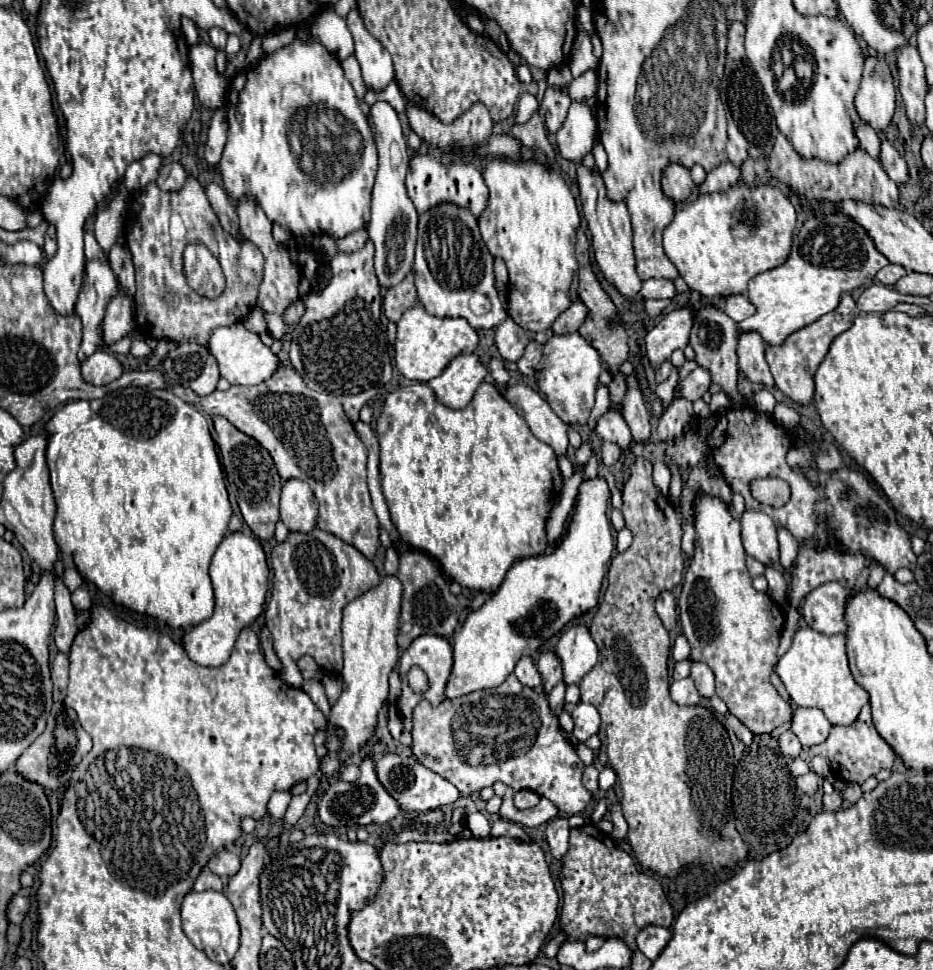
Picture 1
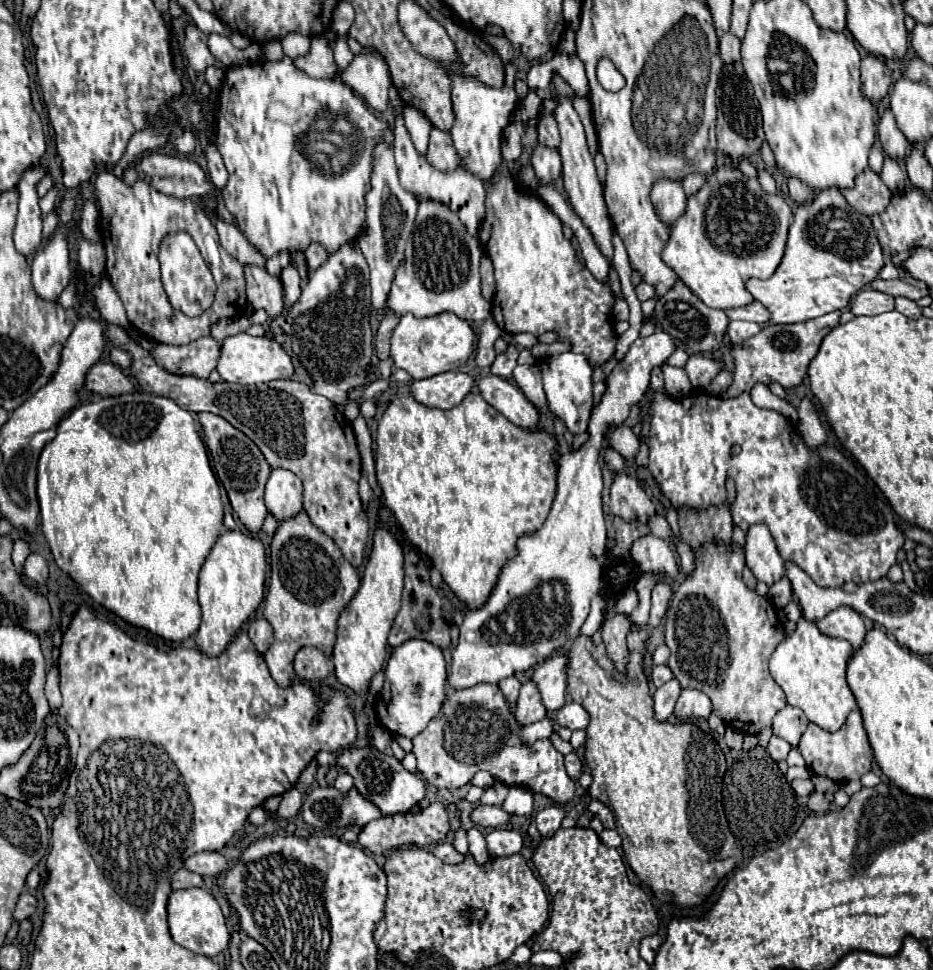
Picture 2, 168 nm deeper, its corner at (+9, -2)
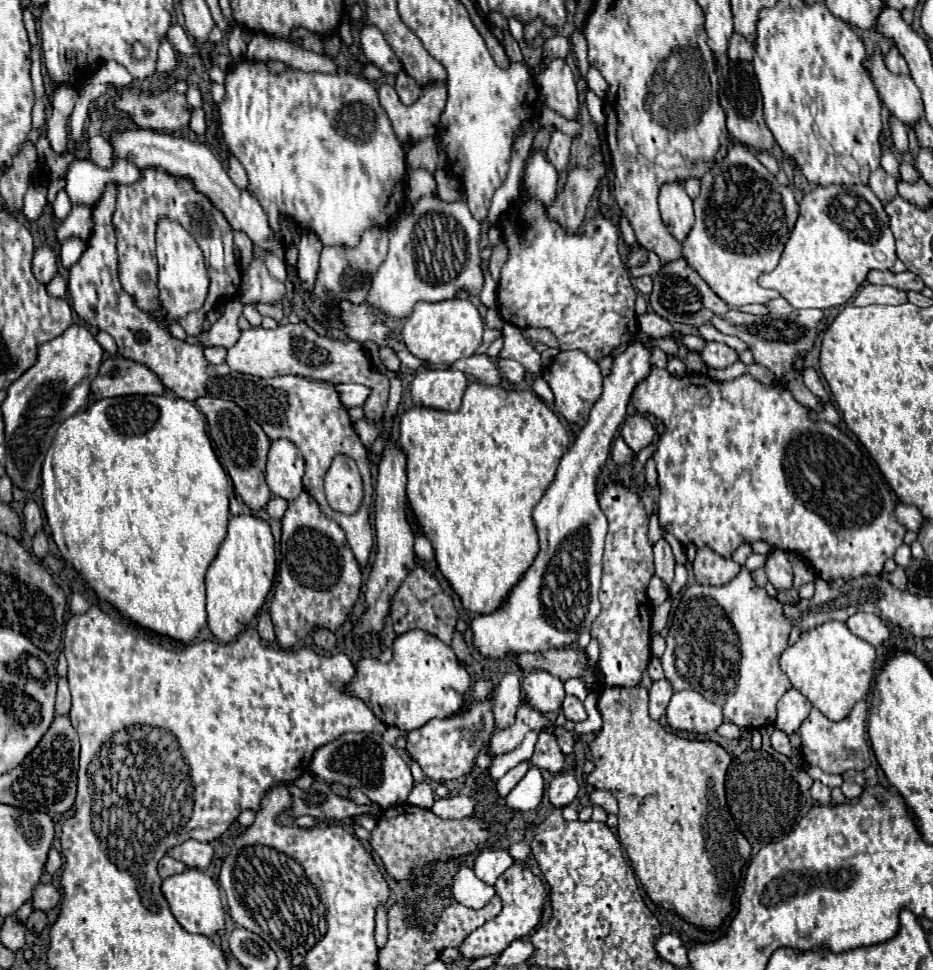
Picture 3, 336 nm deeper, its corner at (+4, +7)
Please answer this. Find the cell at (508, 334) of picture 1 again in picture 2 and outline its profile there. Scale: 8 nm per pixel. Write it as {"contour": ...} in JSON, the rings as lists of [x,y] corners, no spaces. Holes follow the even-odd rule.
{"contour":[[[509,345],[509,349],[505,353],[497,355],[495,363],[491,365],[491,373],[505,377],[505,379],[511,379],[513,369],[517,367],[517,355],[519,355],[519,349],[515,345]]]}

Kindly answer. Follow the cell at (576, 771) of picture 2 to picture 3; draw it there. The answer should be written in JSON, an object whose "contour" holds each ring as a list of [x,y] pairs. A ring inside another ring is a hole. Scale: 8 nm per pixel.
{"contour":[[[554,728],[554,734],[558,738],[558,746],[562,748],[562,752],[572,754],[574,752],[574,734],[564,728]]]}

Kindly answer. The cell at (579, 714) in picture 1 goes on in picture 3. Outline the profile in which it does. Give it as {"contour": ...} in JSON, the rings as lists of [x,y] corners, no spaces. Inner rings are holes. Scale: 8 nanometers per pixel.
{"contour":[[[566,696],[564,698],[564,704],[562,704],[562,712],[568,720],[572,722],[582,722],[586,718],[586,710],[584,710],[584,704],[576,698],[576,696]]]}

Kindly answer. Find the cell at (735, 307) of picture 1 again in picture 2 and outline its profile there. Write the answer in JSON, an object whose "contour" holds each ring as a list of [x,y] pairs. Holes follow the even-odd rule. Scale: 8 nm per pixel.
{"contour":[[[751,303],[747,307],[739,307],[733,309],[735,311],[735,319],[745,319],[745,321],[755,321],[759,325],[765,325],[771,319],[771,313],[761,305],[761,303]]]}

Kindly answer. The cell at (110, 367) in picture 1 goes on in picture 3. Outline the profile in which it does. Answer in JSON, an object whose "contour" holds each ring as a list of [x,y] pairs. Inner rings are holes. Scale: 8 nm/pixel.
{"contour":[[[110,356],[92,380],[92,394],[96,400],[128,394],[164,394],[164,386],[144,364],[124,356]]]}

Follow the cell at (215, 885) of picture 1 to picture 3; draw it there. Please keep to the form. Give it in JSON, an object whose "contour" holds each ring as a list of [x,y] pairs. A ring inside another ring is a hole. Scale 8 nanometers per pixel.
{"contour":[[[164,856],[164,858],[160,860],[160,864],[158,864],[158,874],[160,874],[162,878],[170,878],[170,876],[180,874],[180,872],[184,872],[184,870],[188,870],[188,868],[186,868],[182,862],[178,862],[178,860],[170,858],[170,856]]]}

